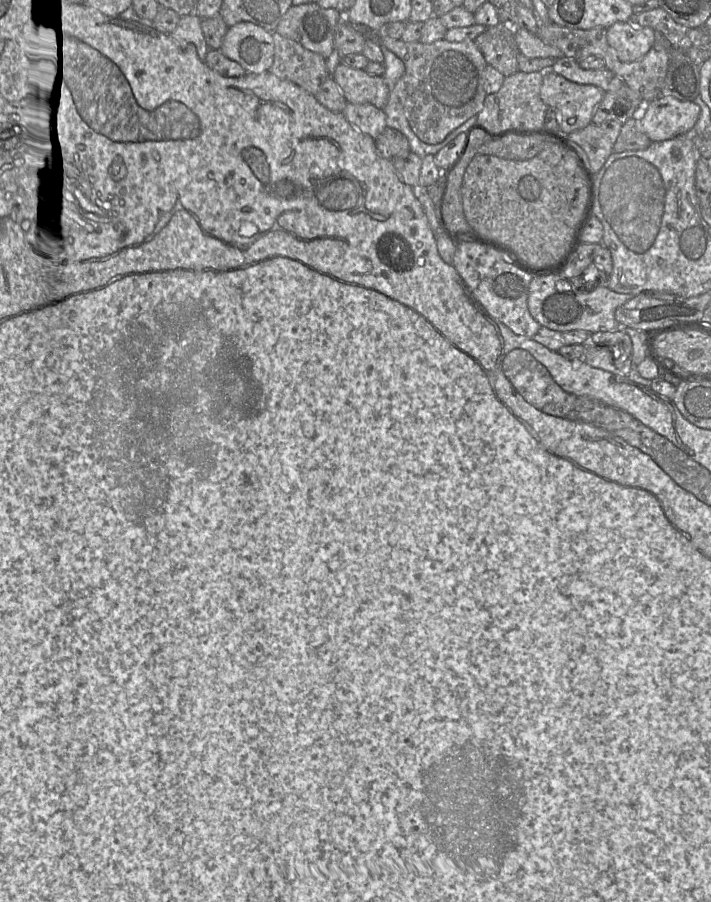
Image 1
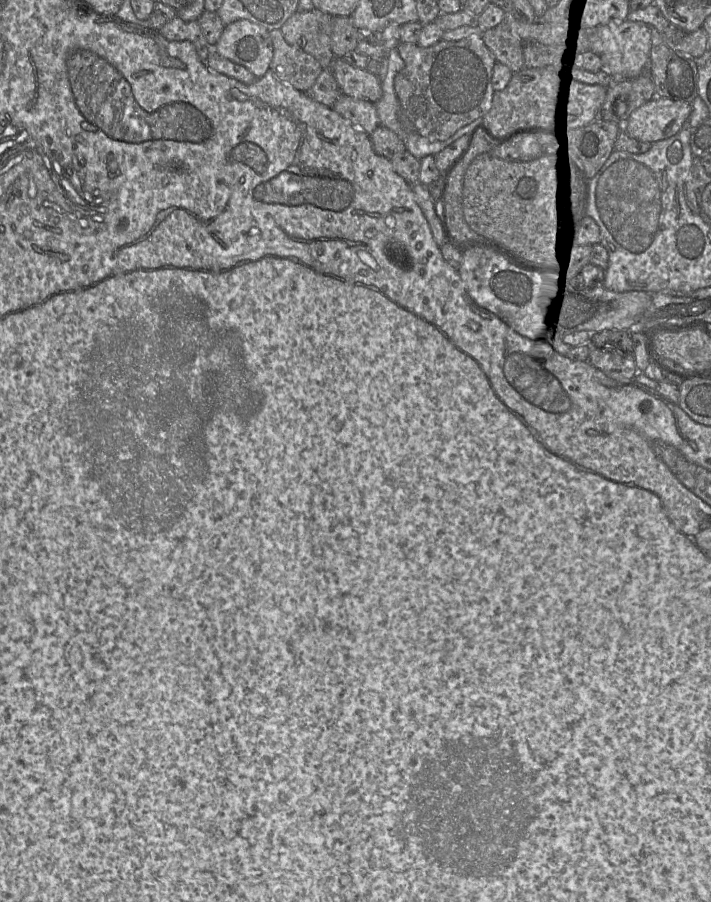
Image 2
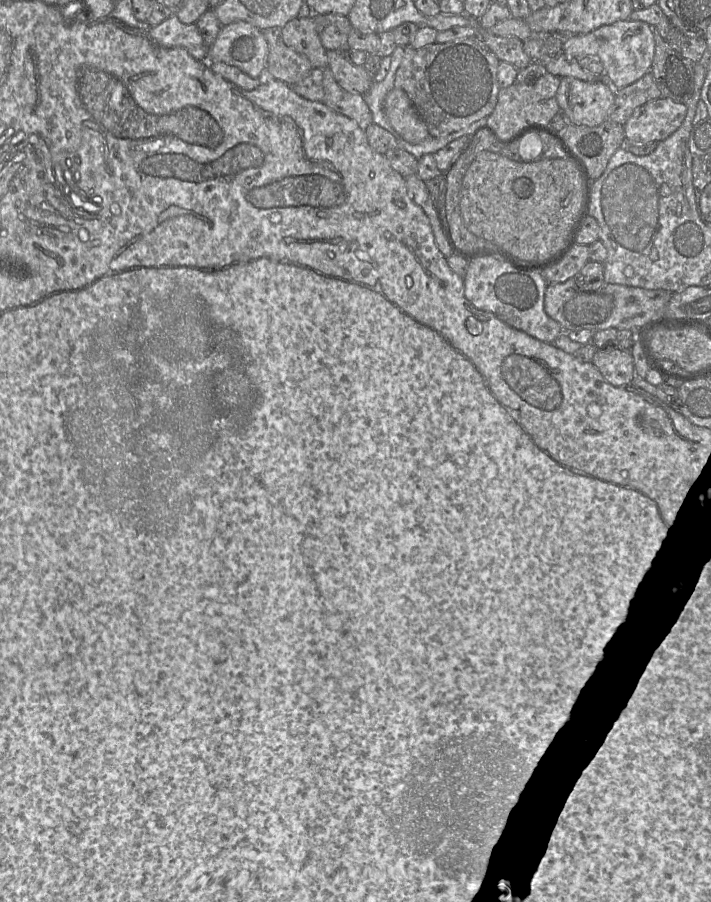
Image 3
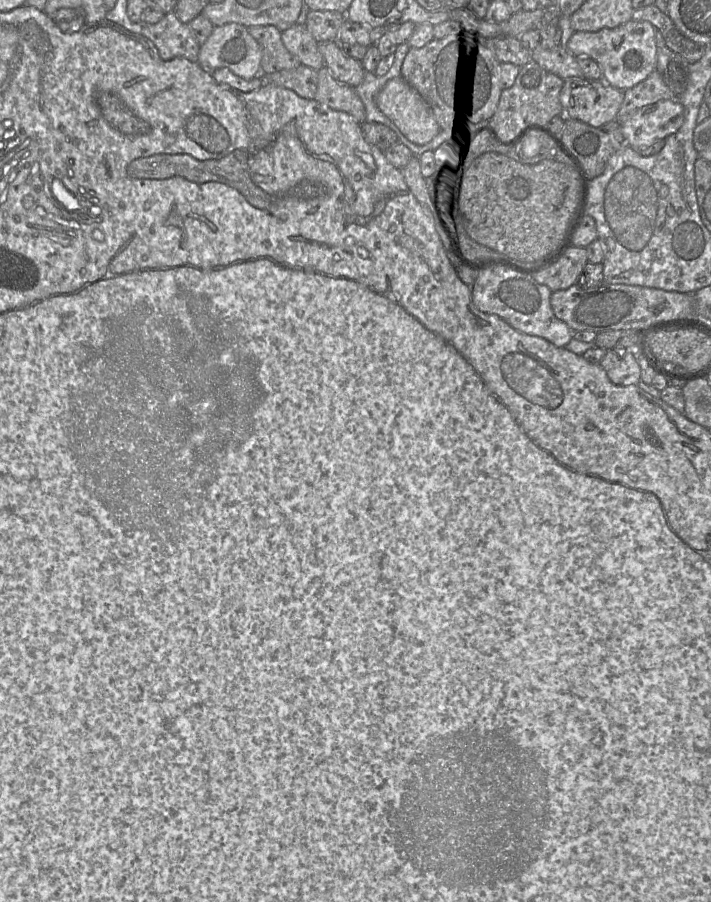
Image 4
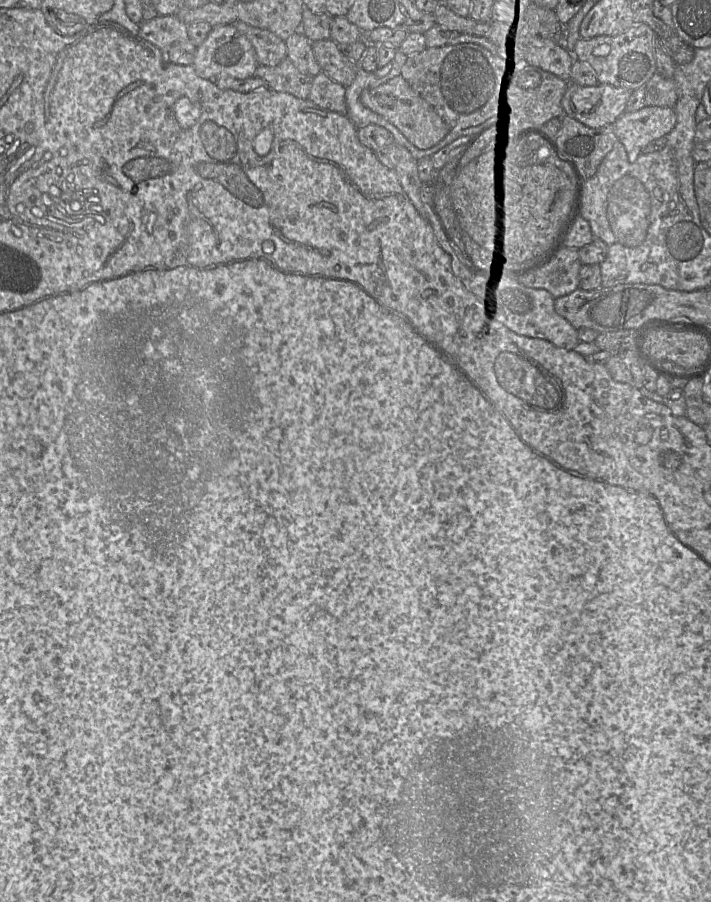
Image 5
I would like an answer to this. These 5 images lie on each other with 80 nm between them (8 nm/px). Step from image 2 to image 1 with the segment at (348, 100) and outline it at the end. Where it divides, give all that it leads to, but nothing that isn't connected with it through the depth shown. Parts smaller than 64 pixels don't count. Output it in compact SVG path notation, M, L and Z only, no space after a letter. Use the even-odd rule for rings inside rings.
M347 103L342 114L355 128L374 139L387 127L386 114L372 104Z

